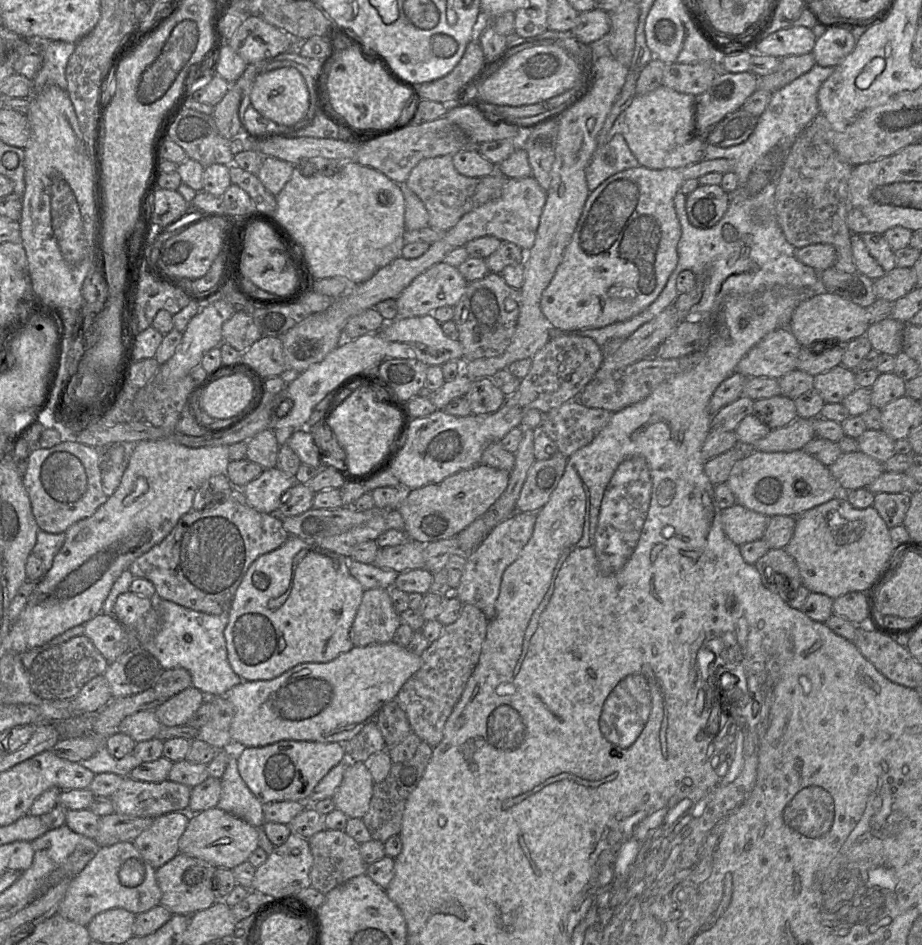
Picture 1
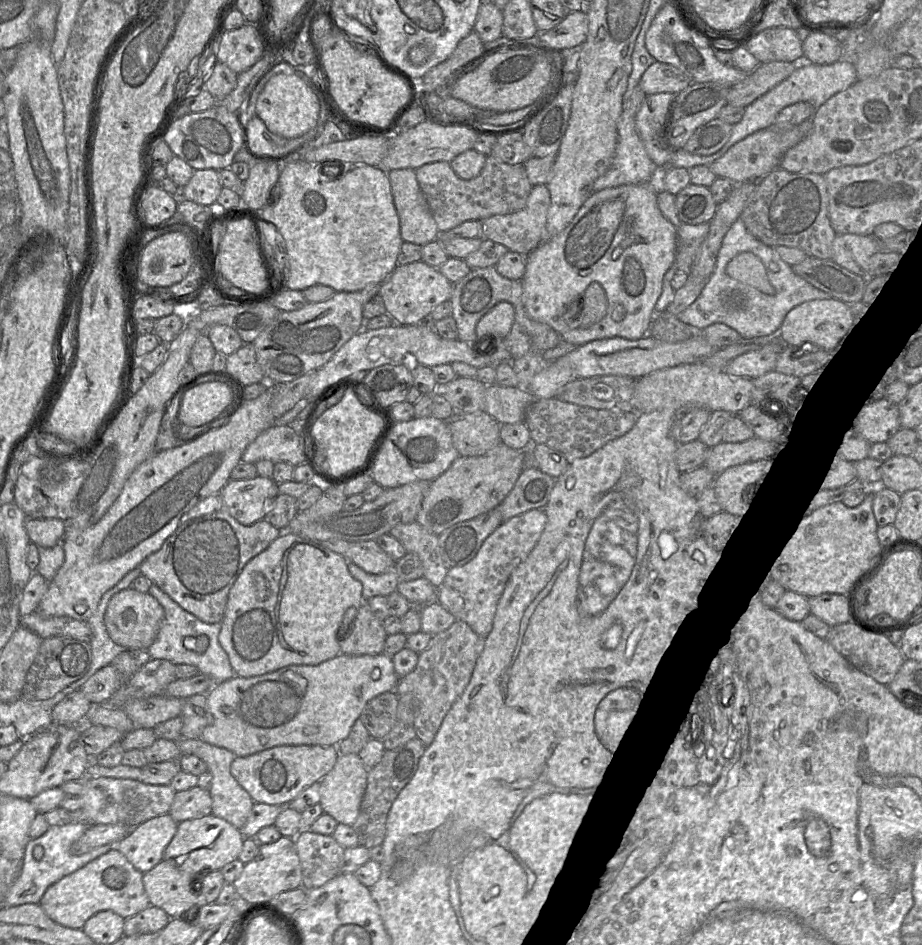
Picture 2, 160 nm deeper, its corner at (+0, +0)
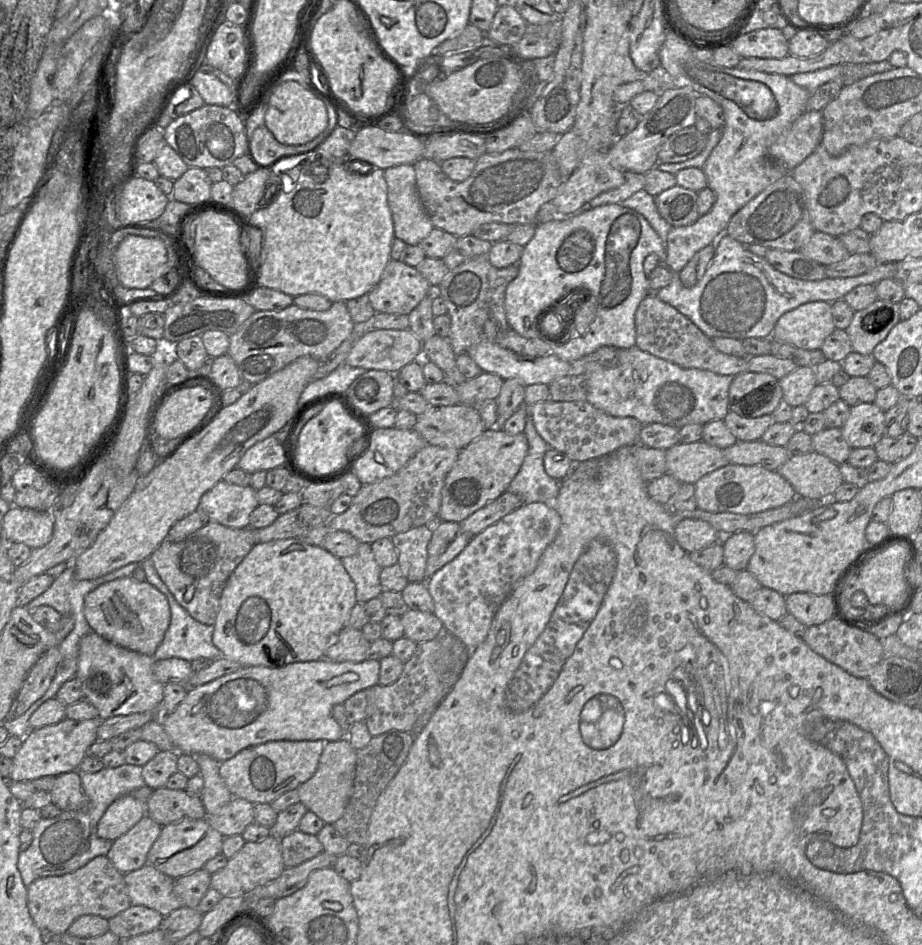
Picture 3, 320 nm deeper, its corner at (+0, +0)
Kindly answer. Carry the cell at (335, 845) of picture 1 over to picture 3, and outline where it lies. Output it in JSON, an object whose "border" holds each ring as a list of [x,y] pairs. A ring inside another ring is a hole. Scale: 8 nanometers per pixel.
{"border":[[[298,829],[280,838],[282,859],[285,867],[294,867],[324,851],[316,835]]]}

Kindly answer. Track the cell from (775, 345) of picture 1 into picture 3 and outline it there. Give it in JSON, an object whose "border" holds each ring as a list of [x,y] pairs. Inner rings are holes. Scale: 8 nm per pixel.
{"border":[[[649,293],[639,304],[635,313],[635,346],[658,358],[683,368],[708,370],[719,375],[736,376],[747,371],[748,358],[724,354],[715,349],[711,338],[706,336],[689,318],[674,307]]]}

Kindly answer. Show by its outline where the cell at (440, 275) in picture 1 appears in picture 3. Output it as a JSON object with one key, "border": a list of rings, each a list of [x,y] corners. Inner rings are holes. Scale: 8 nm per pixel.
{"border":[[[390,259],[368,297],[376,312],[408,315],[434,289],[416,267]]]}

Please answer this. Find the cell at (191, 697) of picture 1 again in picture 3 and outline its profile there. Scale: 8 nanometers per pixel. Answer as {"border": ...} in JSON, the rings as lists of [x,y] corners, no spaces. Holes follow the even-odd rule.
{"border":[[[94,631],[81,638],[76,677],[83,683],[84,699],[98,710],[100,721],[109,717],[146,711],[157,711],[156,719],[161,717],[160,706],[163,701],[164,684],[160,683],[152,672],[154,661],[155,659],[151,656],[122,648]]]}

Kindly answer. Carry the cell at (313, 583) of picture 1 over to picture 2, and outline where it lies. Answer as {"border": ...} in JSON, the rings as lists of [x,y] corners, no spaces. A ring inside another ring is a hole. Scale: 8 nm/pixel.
{"border":[[[282,532],[265,550],[253,557],[245,565],[232,586],[228,595],[224,617],[221,621],[222,628],[218,636],[218,641],[227,653],[235,674],[240,677],[260,676],[289,665],[318,665],[341,653],[340,642],[337,640],[337,636],[341,636],[341,632],[346,636],[346,631],[348,626],[351,625],[351,620],[352,623],[355,623],[357,610],[363,603],[362,583],[350,574],[348,560],[344,556],[331,551],[319,541],[303,538],[294,533]]]}

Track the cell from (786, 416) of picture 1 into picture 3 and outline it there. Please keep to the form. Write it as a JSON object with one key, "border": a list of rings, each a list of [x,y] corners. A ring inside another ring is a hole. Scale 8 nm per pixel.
{"border":[[[731,411],[727,413],[723,421],[738,441],[760,440],[767,428],[775,423],[769,414],[742,417]]]}

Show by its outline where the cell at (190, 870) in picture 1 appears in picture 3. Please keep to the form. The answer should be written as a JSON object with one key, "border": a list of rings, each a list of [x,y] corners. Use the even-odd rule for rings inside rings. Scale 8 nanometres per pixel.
{"border":[[[152,866],[126,873],[124,879],[132,905],[151,908],[163,917],[182,906],[174,893],[174,879]]]}

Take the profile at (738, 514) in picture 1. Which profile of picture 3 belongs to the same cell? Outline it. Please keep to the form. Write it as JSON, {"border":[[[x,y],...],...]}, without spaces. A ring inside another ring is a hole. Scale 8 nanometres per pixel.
{"border":[[[678,519],[674,530],[675,539],[687,552],[694,552],[720,541],[726,534],[720,534],[711,524],[700,519]]]}

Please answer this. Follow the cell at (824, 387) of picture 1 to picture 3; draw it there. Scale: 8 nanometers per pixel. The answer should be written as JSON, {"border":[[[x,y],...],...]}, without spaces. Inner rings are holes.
{"border":[[[800,367],[778,380],[783,400],[791,407],[804,405],[817,385],[815,367]]]}

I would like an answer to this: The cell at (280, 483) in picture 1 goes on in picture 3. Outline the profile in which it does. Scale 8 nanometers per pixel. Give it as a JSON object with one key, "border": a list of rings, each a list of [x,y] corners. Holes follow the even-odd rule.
{"border":[[[221,480],[201,497],[197,510],[205,513],[211,522],[240,529],[249,527],[250,514],[258,505],[256,491],[251,486],[238,486]]]}

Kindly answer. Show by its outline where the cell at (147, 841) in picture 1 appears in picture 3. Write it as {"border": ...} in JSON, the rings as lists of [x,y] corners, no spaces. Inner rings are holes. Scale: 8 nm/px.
{"border":[[[145,815],[133,828],[112,842],[108,859],[126,874],[146,865],[147,854],[160,835],[162,826]]]}

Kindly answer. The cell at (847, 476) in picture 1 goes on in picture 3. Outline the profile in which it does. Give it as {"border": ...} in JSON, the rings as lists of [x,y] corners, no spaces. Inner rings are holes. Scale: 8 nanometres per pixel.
{"border":[[[815,451],[805,454],[793,454],[776,471],[792,485],[797,496],[813,500],[832,499],[833,493],[844,482],[839,465]]]}

